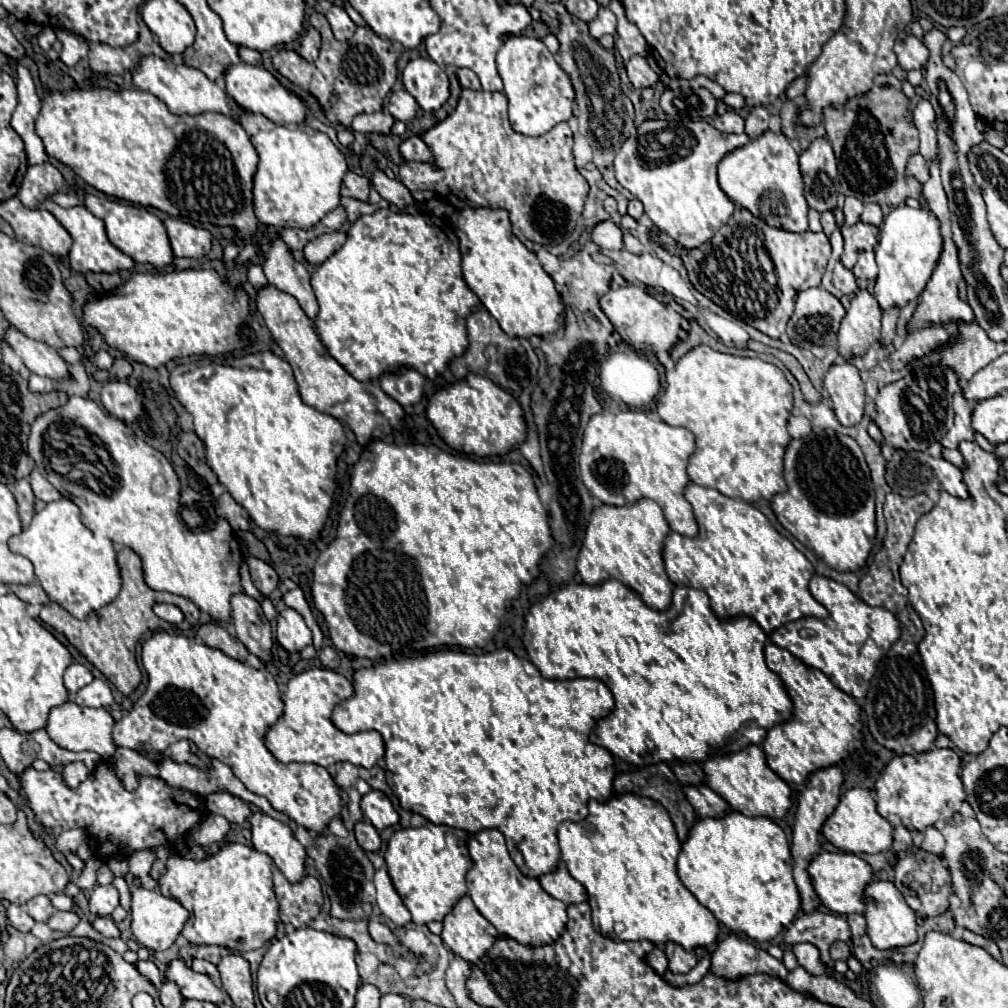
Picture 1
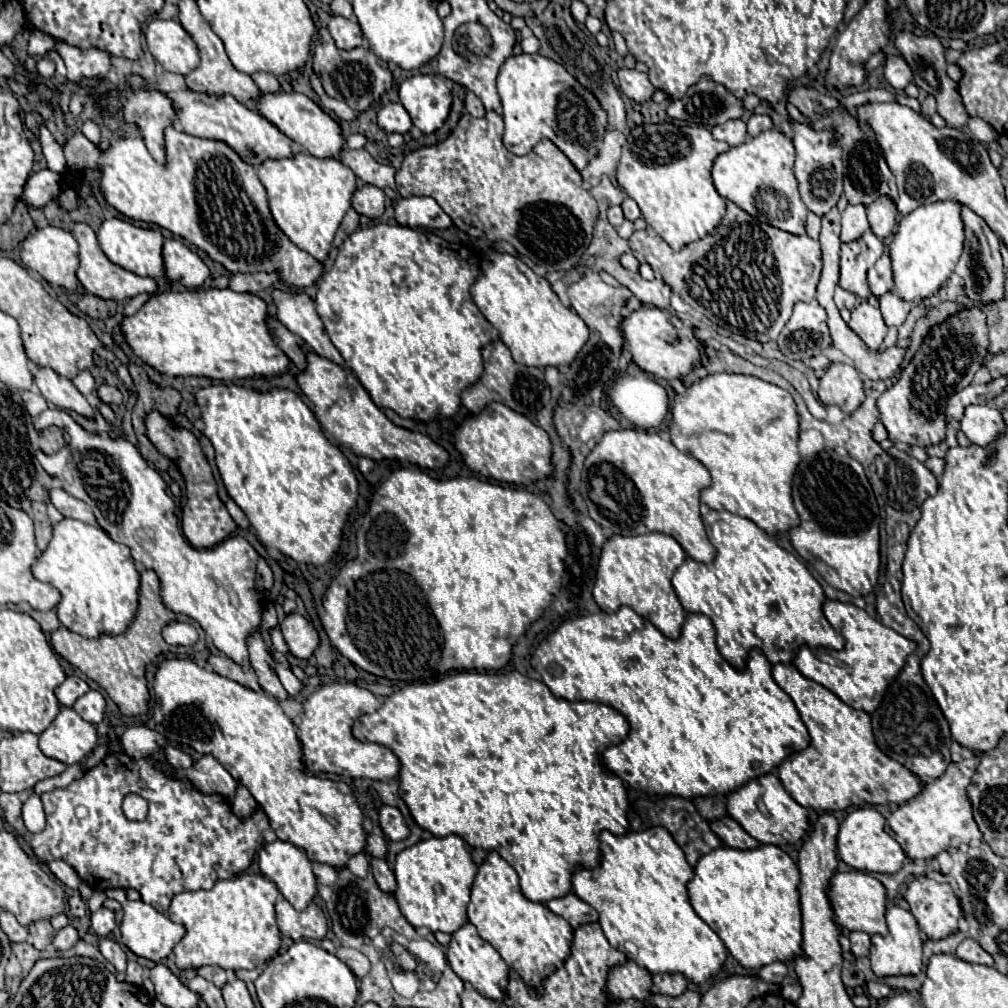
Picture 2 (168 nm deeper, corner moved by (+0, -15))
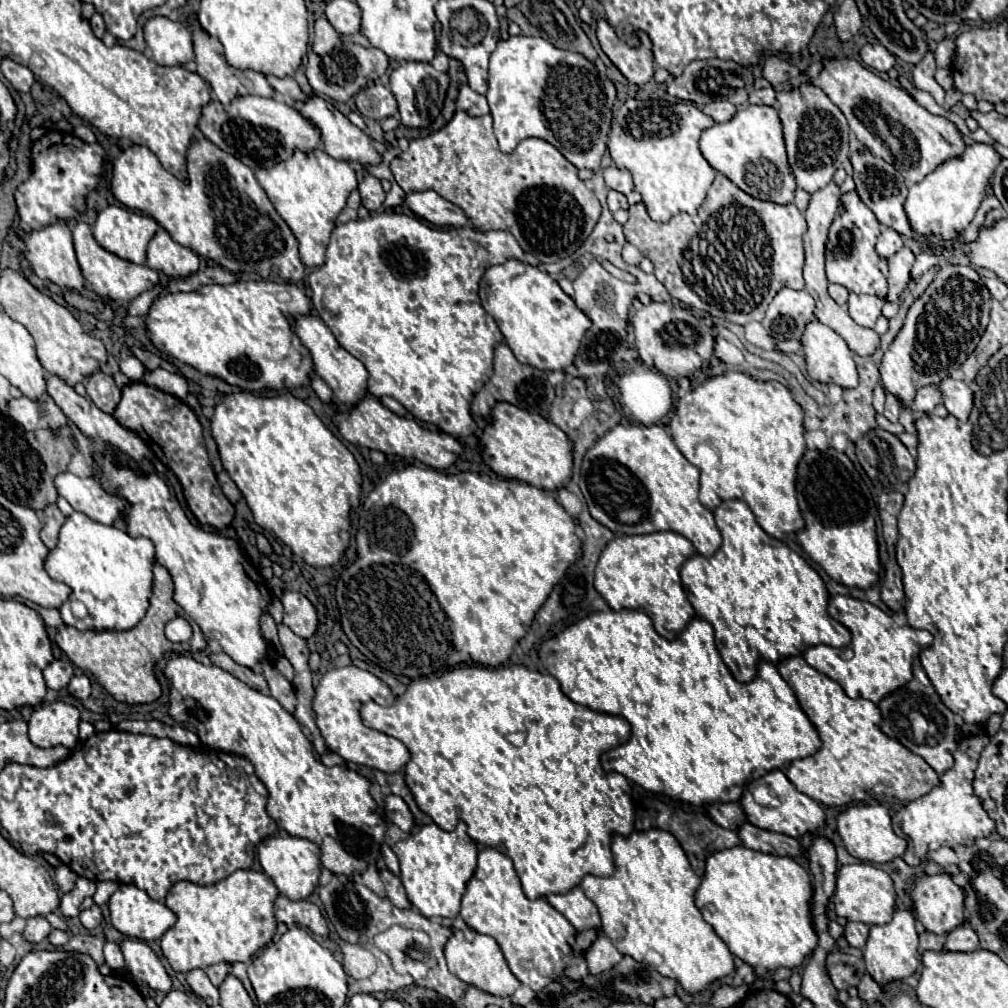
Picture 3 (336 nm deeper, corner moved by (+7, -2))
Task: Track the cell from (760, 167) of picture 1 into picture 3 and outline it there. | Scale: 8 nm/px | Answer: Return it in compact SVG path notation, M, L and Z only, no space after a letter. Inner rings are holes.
M747 105L729 123L715 123L701 135L701 153L707 163L755 199L789 205L795 197L795 177L787 163L779 115L773 107Z

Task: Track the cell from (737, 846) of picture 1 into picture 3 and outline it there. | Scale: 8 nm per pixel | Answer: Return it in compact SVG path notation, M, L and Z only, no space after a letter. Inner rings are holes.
M737 845L707 857L701 885L695 891L695 905L729 951L755 969L757 981L751 987L773 987L769 981L763 981L765 971L775 967L793 969L817 945L809 913L811 893L809 873L791 857Z

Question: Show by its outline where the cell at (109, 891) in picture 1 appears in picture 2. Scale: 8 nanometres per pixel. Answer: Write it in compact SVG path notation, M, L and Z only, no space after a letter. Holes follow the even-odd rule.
M100 908L100 910L96 910L92 916L90 916L90 920L92 920L92 930L100 936L100 938L106 938L112 930L114 930L114 926L116 926L116 922L114 922L114 912L112 910L108 910L108 908Z

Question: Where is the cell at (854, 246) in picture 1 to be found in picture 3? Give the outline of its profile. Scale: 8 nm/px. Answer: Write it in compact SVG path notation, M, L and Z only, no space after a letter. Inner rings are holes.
M855 191L843 197L845 213L837 215L827 241L827 279L839 283L853 293L869 293L883 299L887 295L887 261L875 255L875 243L879 237L879 221L873 211L859 199Z

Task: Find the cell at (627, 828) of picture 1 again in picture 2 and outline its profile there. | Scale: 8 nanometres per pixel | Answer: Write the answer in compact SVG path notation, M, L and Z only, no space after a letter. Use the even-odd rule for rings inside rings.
M656 826L644 832L614 836L600 834L602 864L596 870L578 868L574 872L574 894L600 914L600 926L608 942L629 960L650 974L682 974L702 986L716 976L728 956L718 934L698 918L688 900L688 882L694 878L692 866L666 828Z

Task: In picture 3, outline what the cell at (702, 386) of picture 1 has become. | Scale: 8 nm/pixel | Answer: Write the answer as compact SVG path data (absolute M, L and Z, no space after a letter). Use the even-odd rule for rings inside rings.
M725 371L723 375L705 379L685 397L679 397L675 415L677 417L669 421L673 441L683 457L701 469L699 501L705 507L715 509L723 499L745 501L763 531L767 531L775 539L783 539L785 533L803 529L805 521L799 513L795 497L797 463L805 451L803 409L793 401L785 385L781 385L779 381L757 381L749 373L741 371Z

